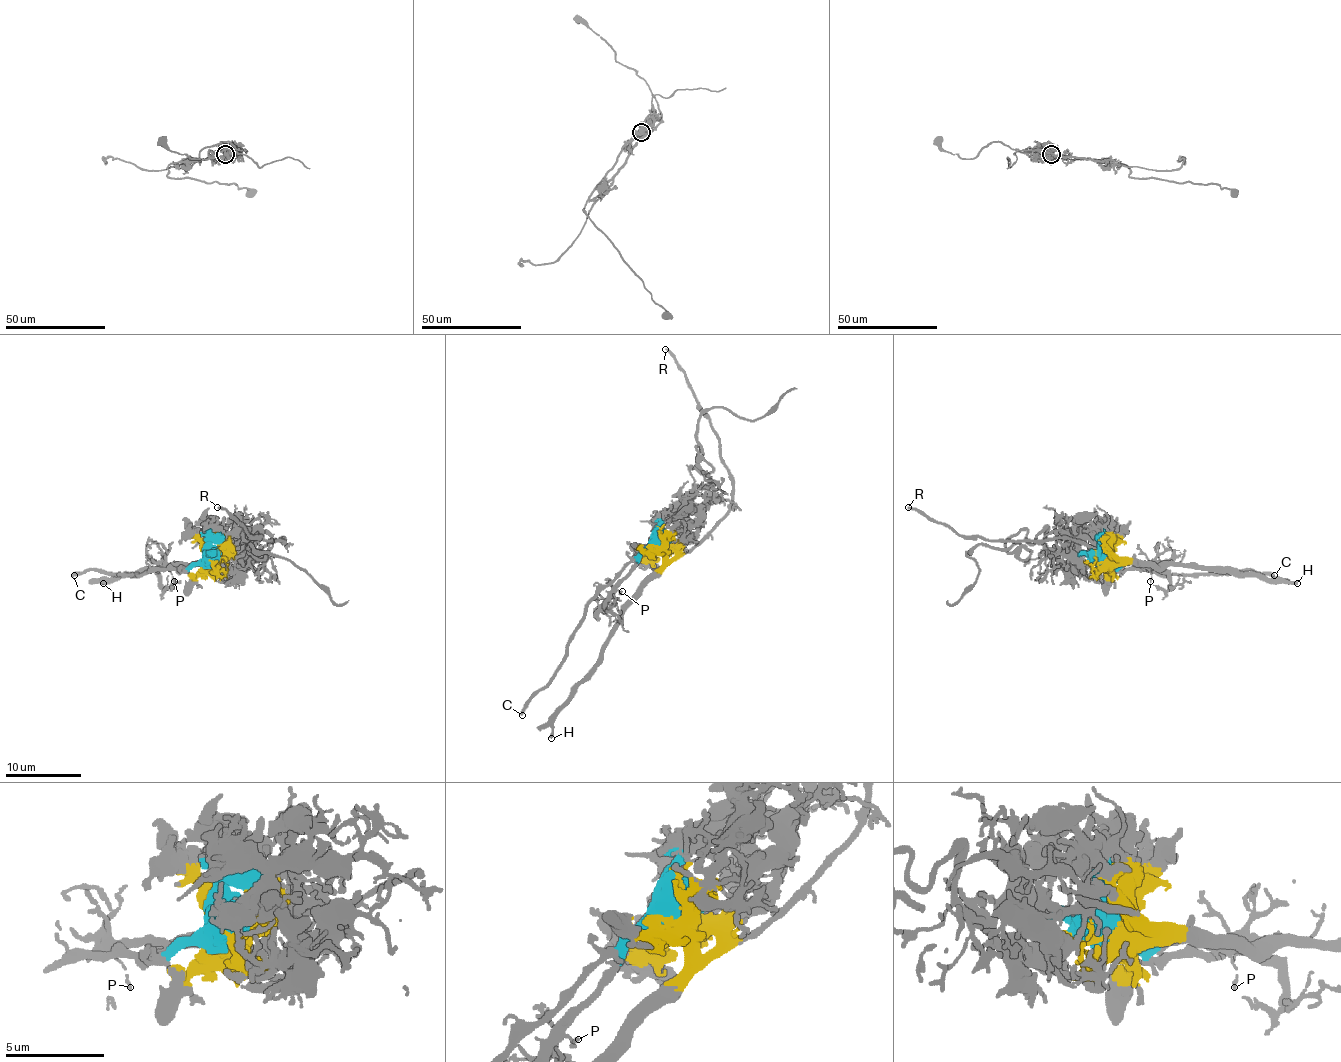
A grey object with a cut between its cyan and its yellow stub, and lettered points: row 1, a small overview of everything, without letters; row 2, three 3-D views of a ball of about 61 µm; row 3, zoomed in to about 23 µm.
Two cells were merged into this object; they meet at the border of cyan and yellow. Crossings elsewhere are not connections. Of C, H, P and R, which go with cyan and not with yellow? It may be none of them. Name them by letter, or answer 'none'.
C, P

